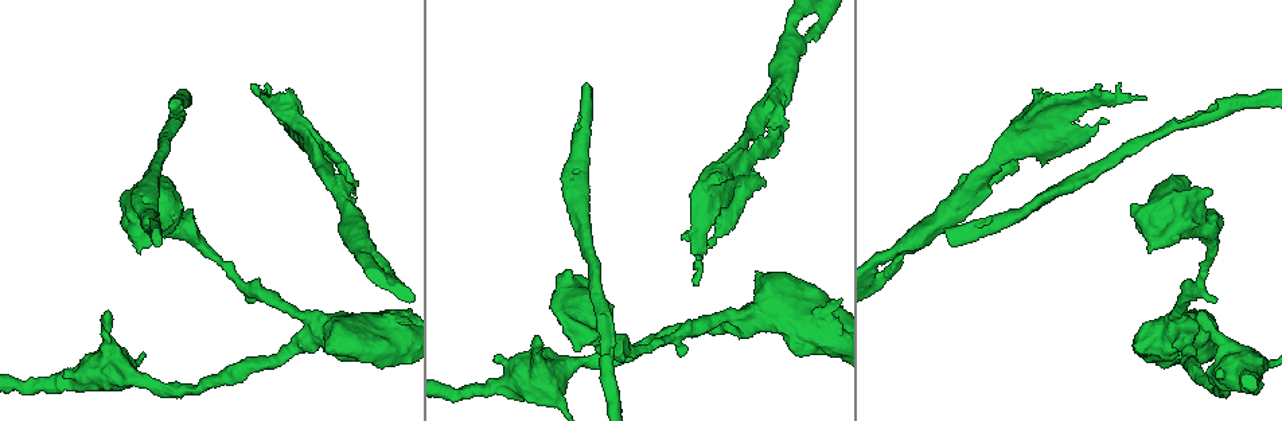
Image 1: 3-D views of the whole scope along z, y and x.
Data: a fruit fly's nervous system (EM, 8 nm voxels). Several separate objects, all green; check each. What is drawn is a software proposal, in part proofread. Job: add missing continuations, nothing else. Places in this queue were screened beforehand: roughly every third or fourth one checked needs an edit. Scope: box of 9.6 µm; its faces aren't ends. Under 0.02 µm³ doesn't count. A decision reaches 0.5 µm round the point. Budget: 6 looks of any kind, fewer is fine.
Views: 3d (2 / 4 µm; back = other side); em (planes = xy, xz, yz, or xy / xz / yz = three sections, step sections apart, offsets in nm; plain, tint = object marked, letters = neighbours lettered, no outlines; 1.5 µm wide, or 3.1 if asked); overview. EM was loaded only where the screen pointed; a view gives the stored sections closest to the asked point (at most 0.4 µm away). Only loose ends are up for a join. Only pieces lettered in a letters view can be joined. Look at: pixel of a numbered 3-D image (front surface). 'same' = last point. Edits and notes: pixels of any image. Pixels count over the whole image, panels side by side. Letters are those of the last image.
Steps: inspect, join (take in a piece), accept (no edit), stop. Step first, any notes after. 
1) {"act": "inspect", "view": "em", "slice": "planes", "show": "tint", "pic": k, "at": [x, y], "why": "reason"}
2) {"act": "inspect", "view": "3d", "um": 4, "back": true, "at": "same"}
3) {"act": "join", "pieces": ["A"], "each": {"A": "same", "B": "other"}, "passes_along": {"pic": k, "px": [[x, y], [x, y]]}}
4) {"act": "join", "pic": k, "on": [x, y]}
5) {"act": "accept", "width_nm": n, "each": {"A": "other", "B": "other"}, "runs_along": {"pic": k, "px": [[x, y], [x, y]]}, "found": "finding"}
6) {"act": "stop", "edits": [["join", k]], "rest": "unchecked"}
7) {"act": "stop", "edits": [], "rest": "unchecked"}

{"act": "inspect", "view": "em", "slice": "planes", "show": "letters", "pic": 1, "at": [946, 228], "why": "free end"}

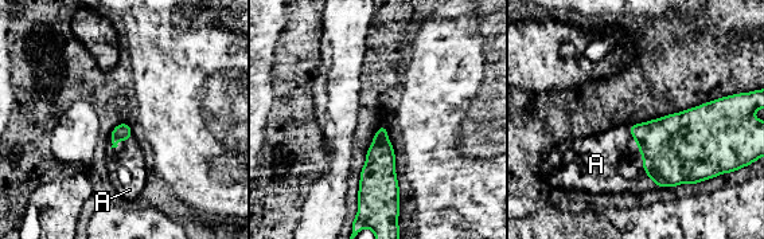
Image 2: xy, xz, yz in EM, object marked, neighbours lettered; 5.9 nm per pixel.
{"act": "join", "pieces": ["A"], "each": {"A": "same"}, "found": "it goes on there"}

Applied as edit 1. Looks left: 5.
{"act": "inspect", "view": "overview"}

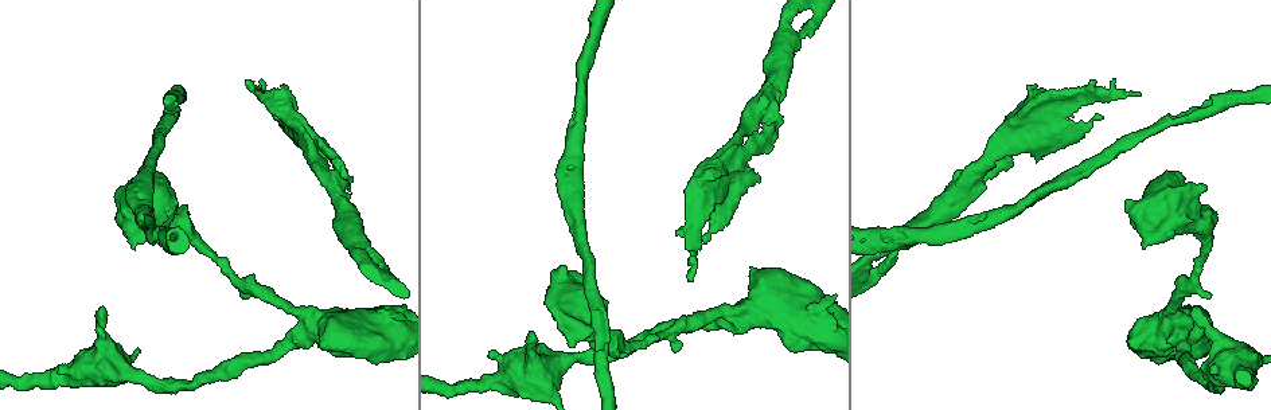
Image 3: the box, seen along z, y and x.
{"act": "inspect", "view": "3d", "um": 2, "pic": 3, "at": [248, 83], "why": "an open end"}

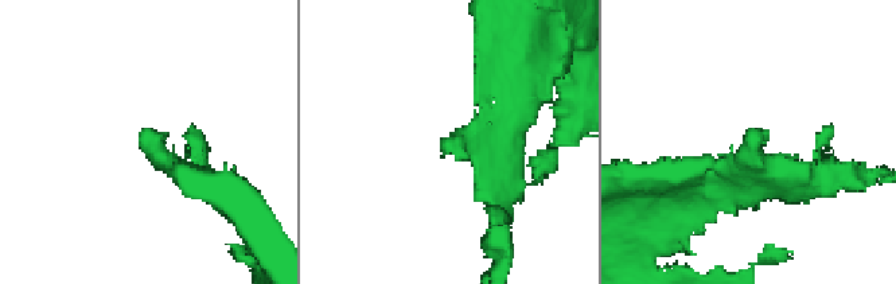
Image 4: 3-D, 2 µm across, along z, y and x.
{"act": "inspect", "view": "em", "slice": "yz", "step": 8, "show": "letters", "pic": 4, "at": [768, 133]}

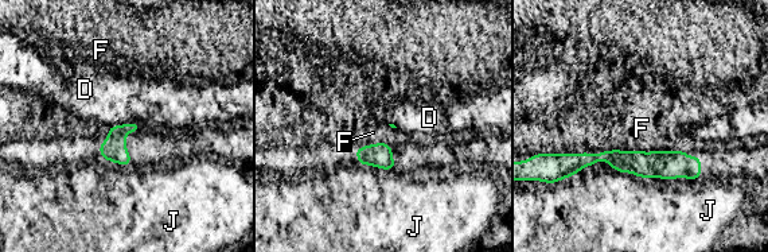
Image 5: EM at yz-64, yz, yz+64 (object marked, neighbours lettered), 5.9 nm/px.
{"act": "accept", "longest_contact_nm": ["F", 700], "each": {"D": "other", "F": "other", "J": "other"}, "found": "no lettered piece goes on from it"}

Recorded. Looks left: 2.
{"act": "inspect", "view": "em", "slice": "planes", "show": "letters", "pic": 3, "at": [245, 295], "why": "branch stops here"}

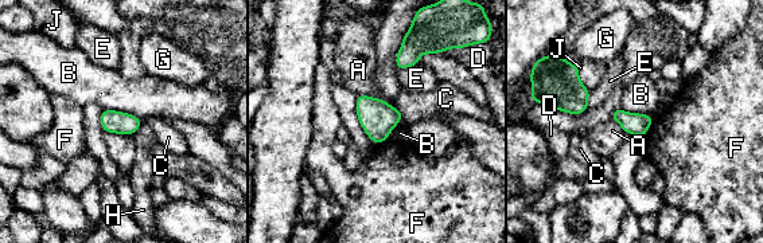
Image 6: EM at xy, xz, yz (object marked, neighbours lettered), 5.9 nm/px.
{"act": "accept", "each": {"A": "other", "B": "other", "C": "other", "D": "other", "E": "other", "F": "other", "G": "other", "H": "other", "J": "other"}, "border": {"pic": 6, "px": [[104, 108], [128, 112], [143, 120]]}, "found": "none of them fits"}

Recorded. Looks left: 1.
{"act": "stop", "edits": [["join", 2]], "rest": "unchecked"}

